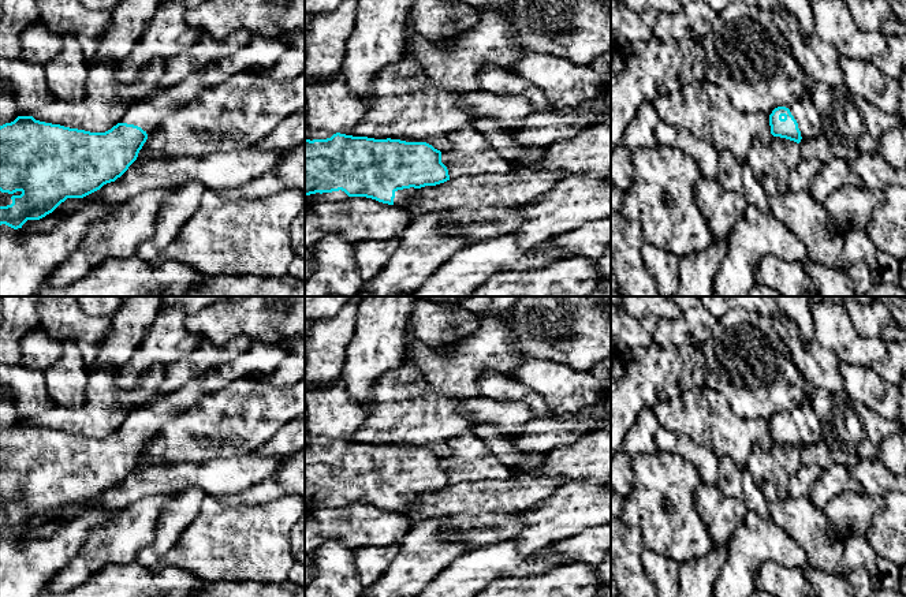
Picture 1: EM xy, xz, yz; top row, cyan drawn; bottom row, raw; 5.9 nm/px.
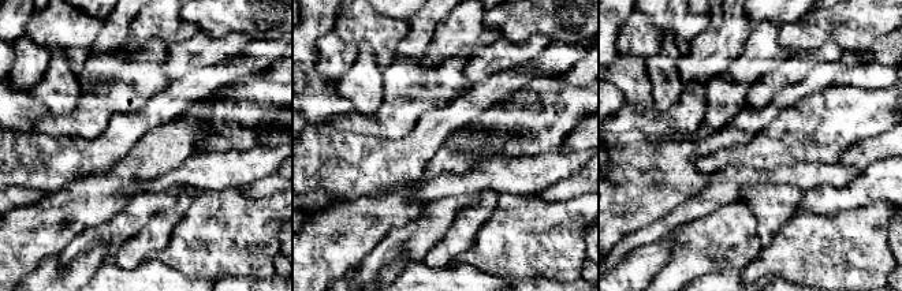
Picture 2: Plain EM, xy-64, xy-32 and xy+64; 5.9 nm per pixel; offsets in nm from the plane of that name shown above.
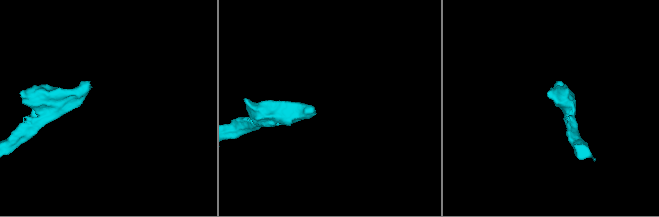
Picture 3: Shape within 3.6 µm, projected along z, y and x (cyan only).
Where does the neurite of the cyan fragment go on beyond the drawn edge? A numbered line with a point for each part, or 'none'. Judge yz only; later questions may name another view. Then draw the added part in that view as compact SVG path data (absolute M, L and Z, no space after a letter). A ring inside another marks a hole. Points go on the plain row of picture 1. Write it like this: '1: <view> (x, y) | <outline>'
1: yz (805, 420) | M808 400L801 406L786 411L798 429L802 445L823 440L820 422Z

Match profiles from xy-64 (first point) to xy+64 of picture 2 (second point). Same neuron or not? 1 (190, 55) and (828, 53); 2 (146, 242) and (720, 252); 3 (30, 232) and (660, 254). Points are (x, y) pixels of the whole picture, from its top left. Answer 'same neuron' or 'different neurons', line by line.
1: same neuron
2: different neurons
3: same neuron

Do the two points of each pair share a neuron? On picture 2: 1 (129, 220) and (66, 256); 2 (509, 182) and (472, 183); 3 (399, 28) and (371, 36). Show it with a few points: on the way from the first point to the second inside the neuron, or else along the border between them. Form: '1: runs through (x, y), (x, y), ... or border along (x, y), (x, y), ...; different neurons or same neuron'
1: runs through (114, 232), (93, 235), (81, 243); same neuron
2: runs through (499, 181), (481, 181); same neuron
3: runs through (392, 29), (377, 32); same neuron

